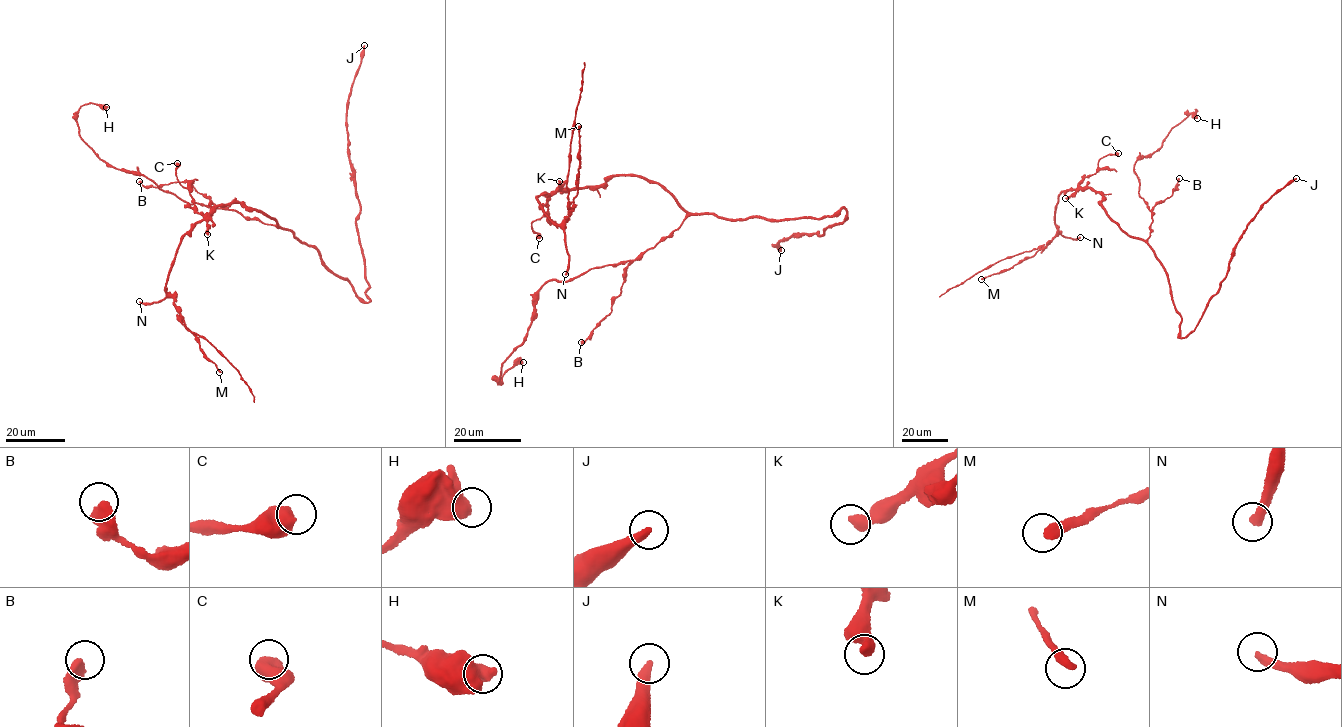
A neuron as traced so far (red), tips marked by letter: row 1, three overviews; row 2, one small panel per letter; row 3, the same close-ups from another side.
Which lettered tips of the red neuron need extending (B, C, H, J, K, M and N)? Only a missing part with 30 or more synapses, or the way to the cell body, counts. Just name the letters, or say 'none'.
N

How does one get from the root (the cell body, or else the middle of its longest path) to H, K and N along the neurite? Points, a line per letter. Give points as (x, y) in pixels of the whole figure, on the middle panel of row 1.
H: (686, 211), (679, 227), (636, 258), (542, 286), (525, 340), (503, 363), (499, 381), (523, 362)
K: (686, 211), (675, 196), (642, 177), (615, 176), (599, 185), (563, 191), (559, 181)
N: (686, 211), (658, 184), (635, 176), (540, 195), (546, 214), (565, 235), (565, 274)

